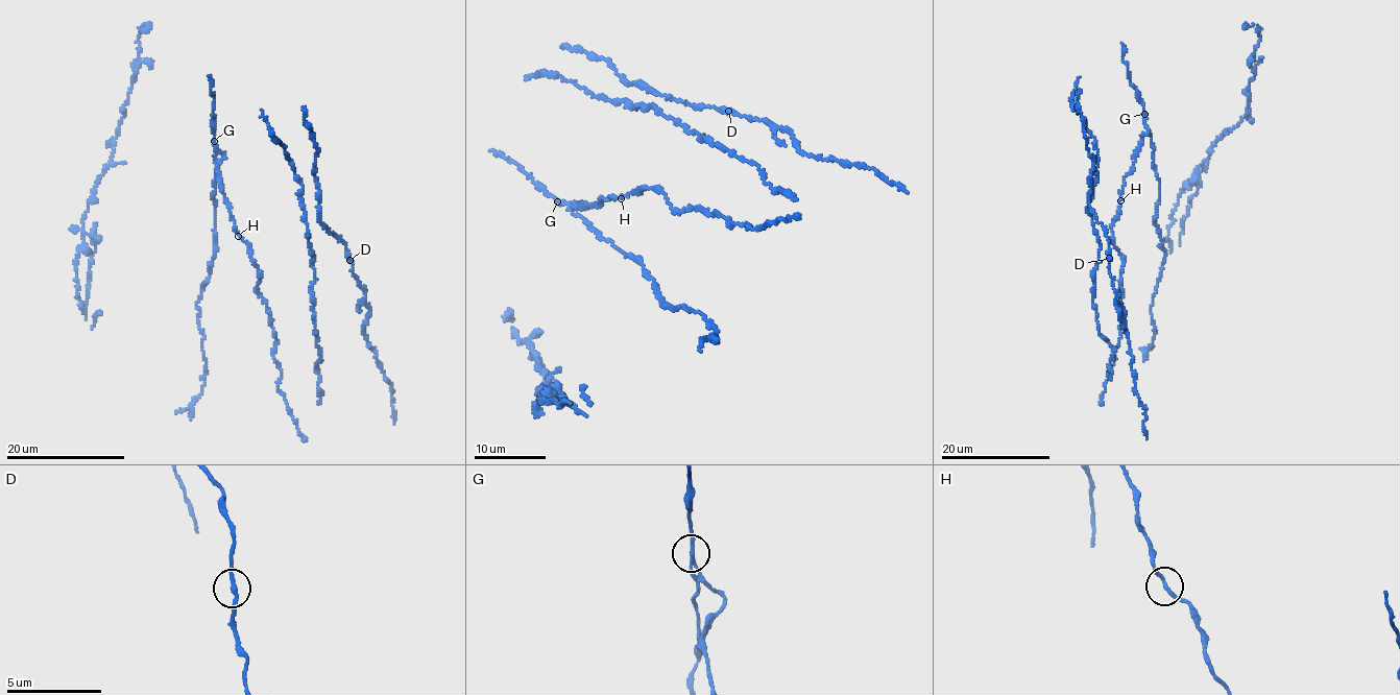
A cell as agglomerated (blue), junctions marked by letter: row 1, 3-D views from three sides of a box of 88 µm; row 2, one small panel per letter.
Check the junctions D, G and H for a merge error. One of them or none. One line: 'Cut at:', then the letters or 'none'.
Cut at: G

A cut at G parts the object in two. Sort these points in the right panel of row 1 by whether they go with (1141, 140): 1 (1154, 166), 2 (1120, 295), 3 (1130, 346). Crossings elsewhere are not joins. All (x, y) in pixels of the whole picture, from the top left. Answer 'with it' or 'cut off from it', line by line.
1: cut off from it
2: with it
3: with it

